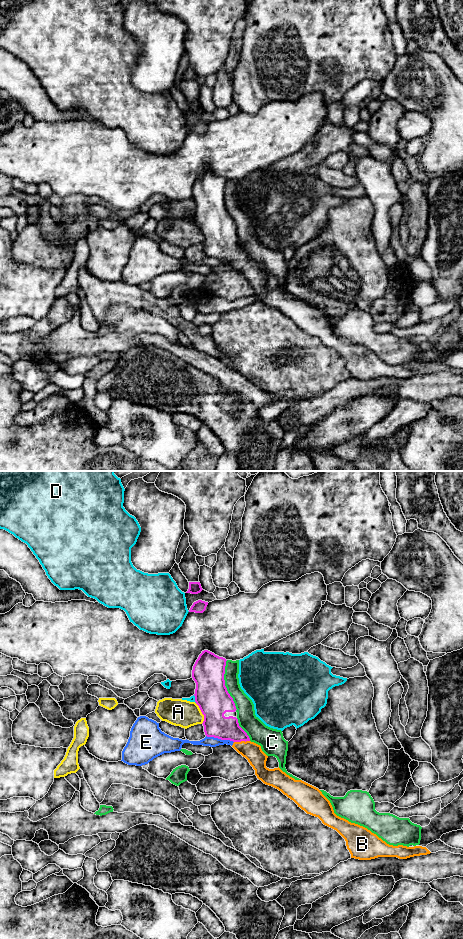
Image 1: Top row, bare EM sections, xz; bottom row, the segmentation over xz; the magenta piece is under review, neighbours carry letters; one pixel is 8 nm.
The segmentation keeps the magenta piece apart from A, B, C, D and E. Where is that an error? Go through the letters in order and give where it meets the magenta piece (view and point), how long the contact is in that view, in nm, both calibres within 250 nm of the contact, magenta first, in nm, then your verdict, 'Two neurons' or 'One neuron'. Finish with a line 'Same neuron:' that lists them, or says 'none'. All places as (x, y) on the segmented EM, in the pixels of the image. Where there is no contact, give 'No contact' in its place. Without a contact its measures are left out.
A: Touches magenta at xz (202, 713). Shared border 180 nm. Thickness 260 nm (magenta) against 220 nm. Two neurons
B: Touches magenta at xz (241, 740). Shared border 130 nm. Thickness 200 nm (magenta) against 150 nm. One neuron
C: Touches magenta at xz (224, 685). Shared border 420 nm. Thickness 260 nm (magenta) against 140 nm. Two neurons
D: Touches magenta at xz (195, 699). Shared border 70 nm. Thickness 260 nm (magenta) against 50 nm. Two neurons
E: Touches magenta at xz (220, 738). Shared border 240 nm. Thickness 200 nm (magenta) against 80 nm. Two neurons
Same neuron: B

